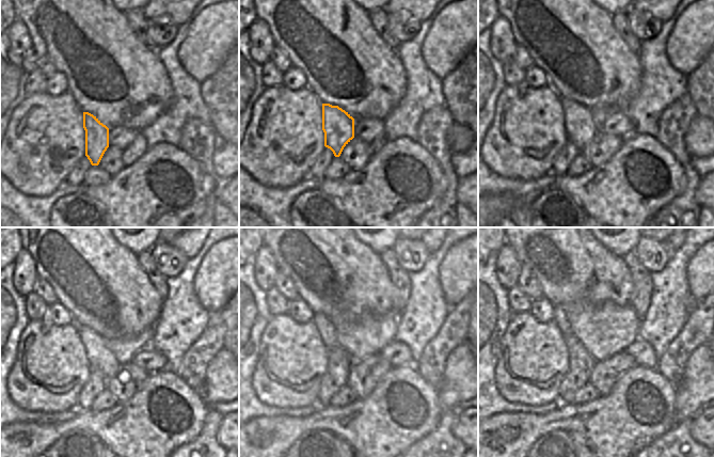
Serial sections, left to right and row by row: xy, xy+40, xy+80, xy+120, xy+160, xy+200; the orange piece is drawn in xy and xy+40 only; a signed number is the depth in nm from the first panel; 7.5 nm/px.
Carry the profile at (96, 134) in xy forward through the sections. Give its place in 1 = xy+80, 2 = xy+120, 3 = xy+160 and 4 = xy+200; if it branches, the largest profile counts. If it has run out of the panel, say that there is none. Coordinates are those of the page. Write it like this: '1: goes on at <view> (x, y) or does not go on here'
1: goes on at xy+80 (580, 127)
2: goes on at xy+120 (99, 358)
3: goes on at xy+160 (327, 329)
4: goes on at xy+200 (559, 317)

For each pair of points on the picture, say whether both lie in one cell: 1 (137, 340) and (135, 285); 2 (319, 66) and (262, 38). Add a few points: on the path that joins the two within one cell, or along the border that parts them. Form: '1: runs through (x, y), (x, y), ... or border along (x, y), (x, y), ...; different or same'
1: border along (153, 327), (132, 335), (112, 339); different
2: border along (265, 21), (275, 45); different

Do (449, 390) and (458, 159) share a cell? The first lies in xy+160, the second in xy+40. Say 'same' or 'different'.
different

